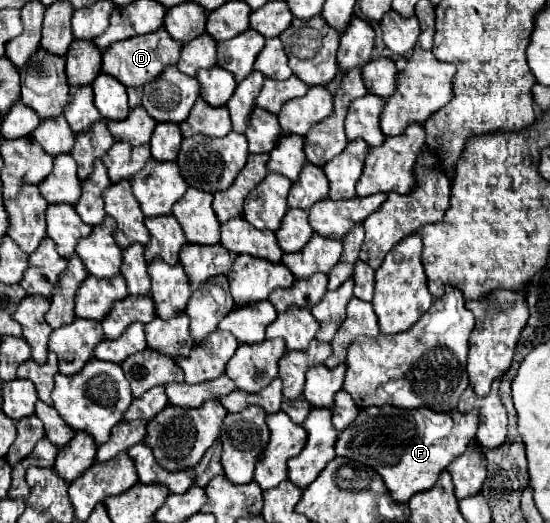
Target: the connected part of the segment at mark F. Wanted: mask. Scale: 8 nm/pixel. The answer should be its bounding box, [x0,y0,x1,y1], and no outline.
[336,404,478,502]

